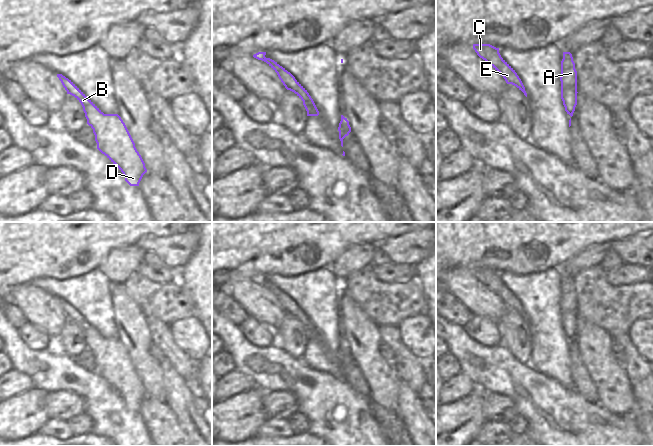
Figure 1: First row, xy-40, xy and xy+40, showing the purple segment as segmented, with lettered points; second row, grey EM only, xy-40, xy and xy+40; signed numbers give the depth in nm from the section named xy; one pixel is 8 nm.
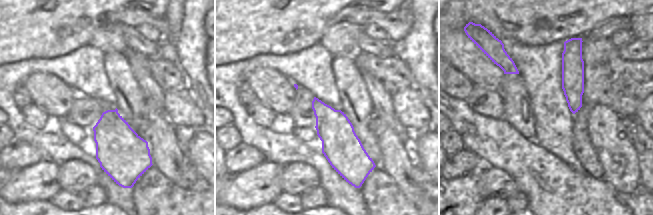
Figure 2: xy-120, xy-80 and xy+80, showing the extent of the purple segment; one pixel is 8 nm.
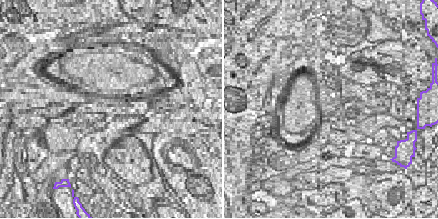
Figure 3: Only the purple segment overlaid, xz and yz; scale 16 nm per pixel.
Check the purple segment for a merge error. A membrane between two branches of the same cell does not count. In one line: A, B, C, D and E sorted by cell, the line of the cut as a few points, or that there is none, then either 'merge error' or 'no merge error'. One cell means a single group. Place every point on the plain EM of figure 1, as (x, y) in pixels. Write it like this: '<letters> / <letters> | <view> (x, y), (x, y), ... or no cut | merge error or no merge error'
A B C D E | no cut | no merge error

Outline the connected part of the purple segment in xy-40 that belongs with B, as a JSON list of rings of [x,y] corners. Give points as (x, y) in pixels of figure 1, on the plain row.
[[[57,298],[57,301],[67,315],[67,318],[74,320],[81,327],[87,348],[93,353],[97,373],[123,397],[125,405],[130,410],[139,410],[147,393],[121,341],[118,338],[104,338],[71,304],[62,298]]]

